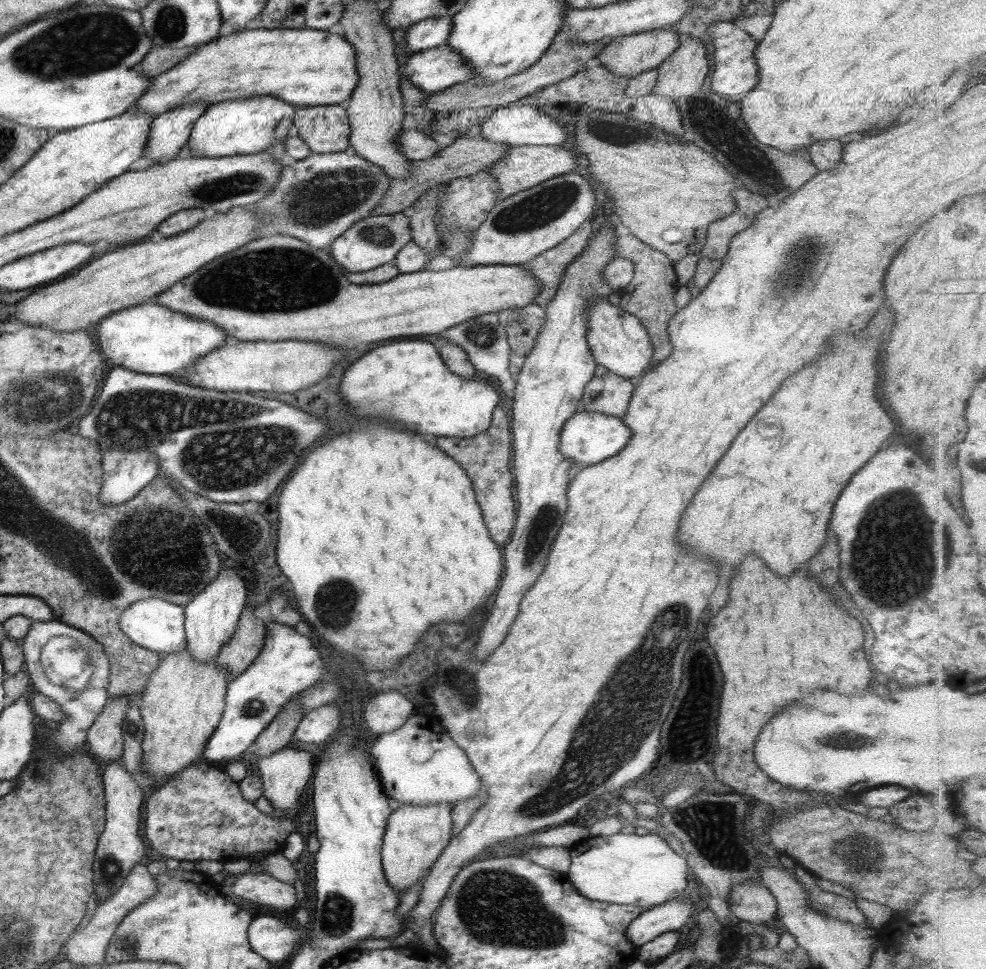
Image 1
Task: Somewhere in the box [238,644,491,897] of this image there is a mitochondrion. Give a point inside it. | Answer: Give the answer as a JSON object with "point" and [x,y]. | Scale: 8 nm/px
{"point":[462,685]}

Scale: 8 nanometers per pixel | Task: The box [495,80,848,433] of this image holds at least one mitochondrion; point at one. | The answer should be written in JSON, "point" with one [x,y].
{"point":[706,119]}

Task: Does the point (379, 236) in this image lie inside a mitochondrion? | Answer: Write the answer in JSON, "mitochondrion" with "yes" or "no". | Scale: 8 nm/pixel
{"mitochondrion":"yes"}

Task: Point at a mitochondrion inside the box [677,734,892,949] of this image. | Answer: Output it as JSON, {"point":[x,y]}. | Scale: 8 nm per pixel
{"point":[855,851]}

